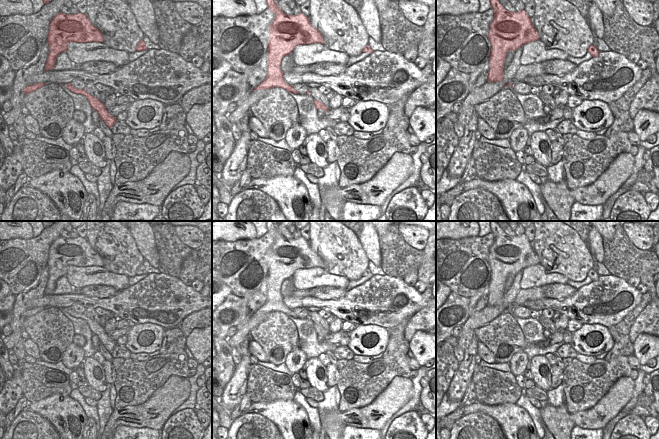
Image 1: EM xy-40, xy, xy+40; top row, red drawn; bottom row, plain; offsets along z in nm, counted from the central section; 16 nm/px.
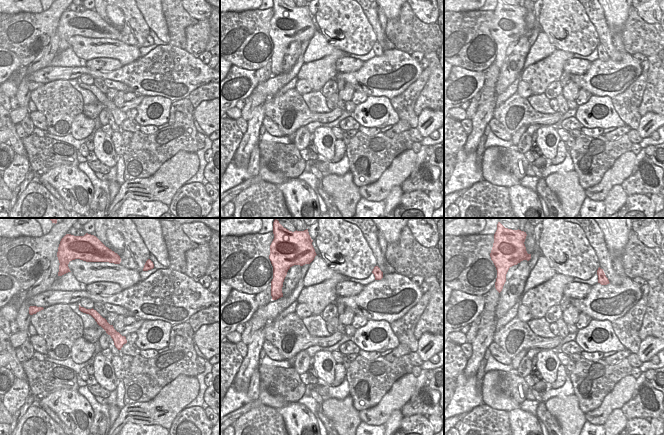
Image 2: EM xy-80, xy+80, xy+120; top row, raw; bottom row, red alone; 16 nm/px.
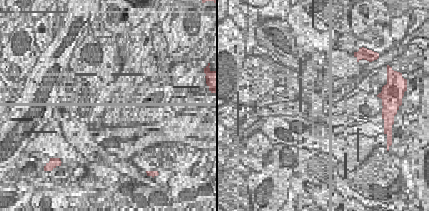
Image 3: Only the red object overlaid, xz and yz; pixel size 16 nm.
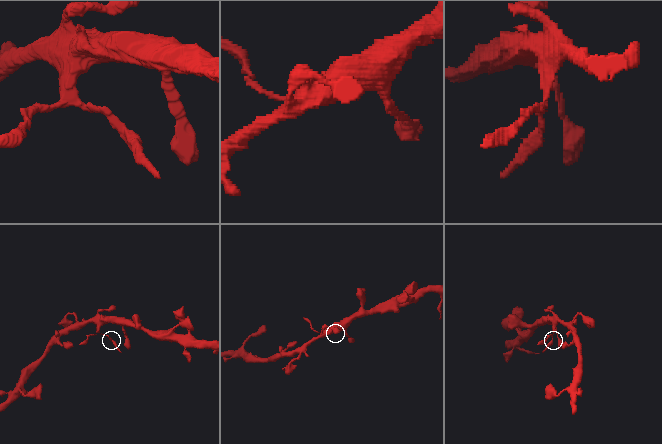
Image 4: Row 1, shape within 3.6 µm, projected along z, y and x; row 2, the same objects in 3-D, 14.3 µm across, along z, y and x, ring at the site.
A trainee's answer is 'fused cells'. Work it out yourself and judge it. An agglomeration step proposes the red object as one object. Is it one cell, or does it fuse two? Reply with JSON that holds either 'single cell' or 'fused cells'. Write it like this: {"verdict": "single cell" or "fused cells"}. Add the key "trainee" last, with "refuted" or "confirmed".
{"verdict": "fused cells", "trainee": "confirmed"}

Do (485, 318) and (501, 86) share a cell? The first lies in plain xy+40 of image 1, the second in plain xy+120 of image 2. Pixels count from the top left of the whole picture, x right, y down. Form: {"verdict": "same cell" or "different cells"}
{"verdict": "different cells"}

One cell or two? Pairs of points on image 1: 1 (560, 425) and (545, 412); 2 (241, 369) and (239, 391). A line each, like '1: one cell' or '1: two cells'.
1: one cell
2: one cell

